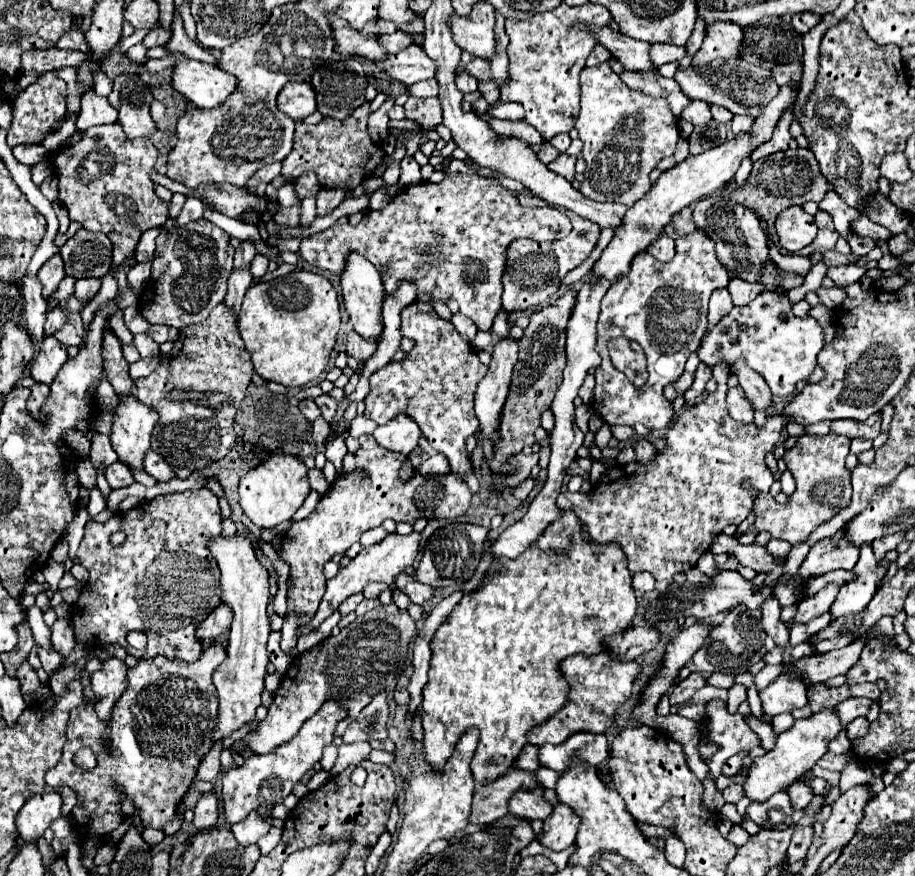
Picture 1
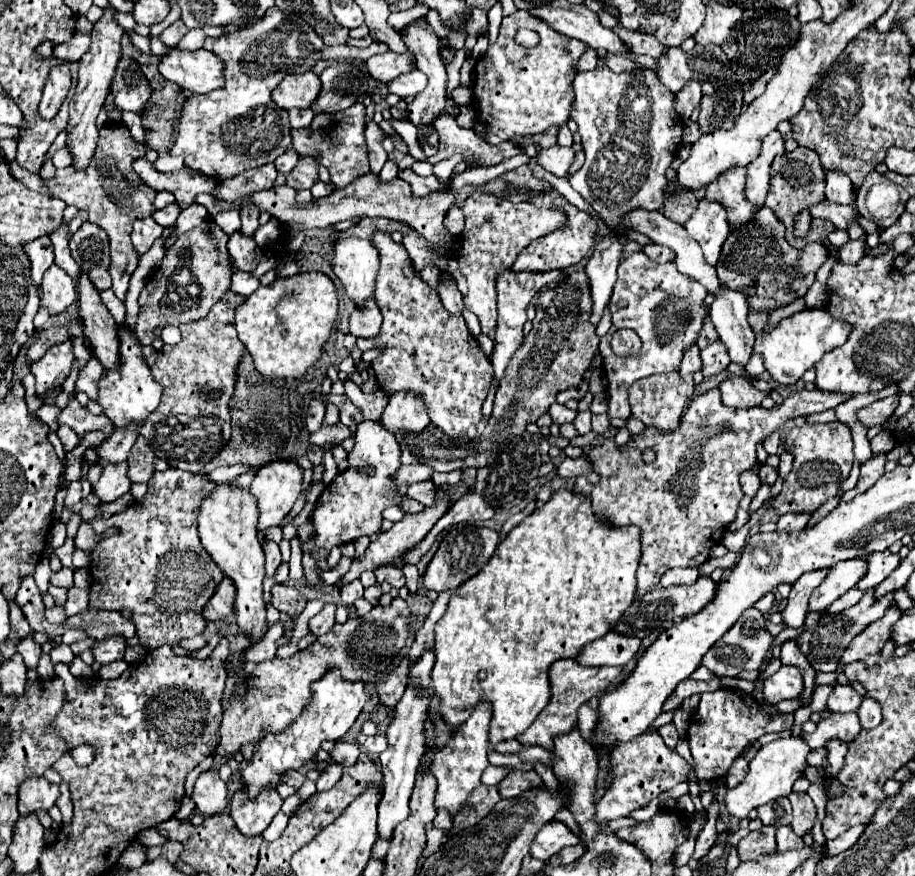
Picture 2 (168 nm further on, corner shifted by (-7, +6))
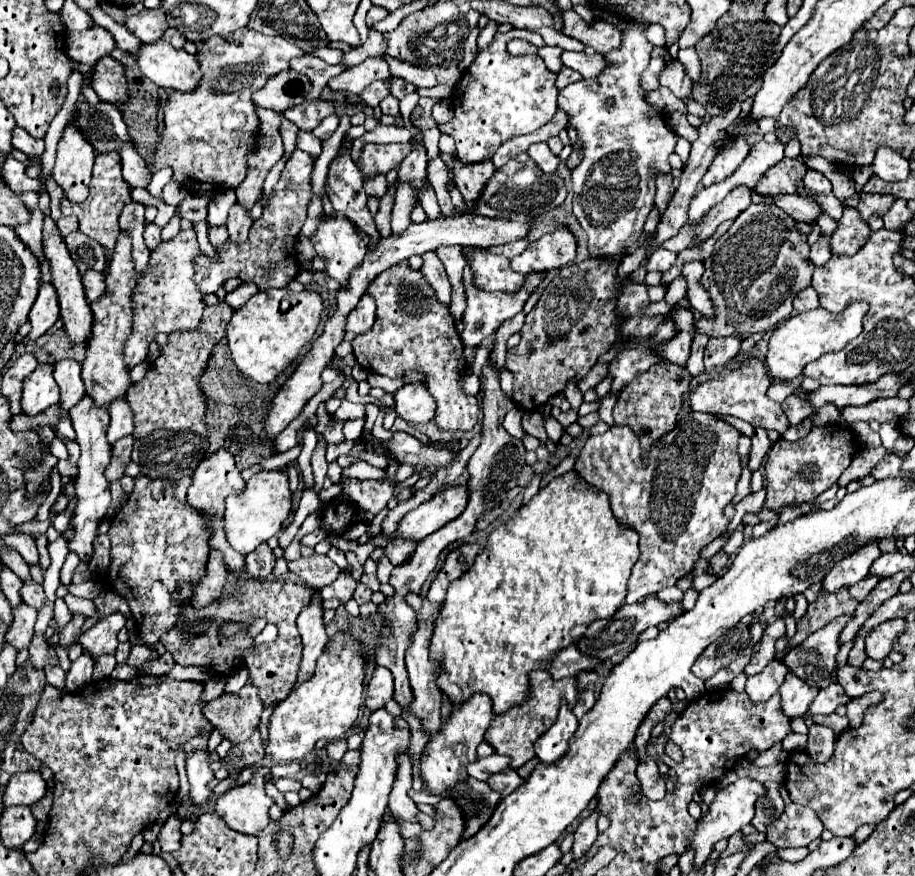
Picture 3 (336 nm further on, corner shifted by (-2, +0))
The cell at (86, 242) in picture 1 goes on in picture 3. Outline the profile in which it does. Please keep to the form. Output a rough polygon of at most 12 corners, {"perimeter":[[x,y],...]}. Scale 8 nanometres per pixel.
{"perimeter":[[83,232],[65,238],[79,272],[105,268],[105,250]]}

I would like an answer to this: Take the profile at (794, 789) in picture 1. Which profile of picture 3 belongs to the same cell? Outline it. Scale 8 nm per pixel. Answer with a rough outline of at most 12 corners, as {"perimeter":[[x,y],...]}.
{"perimeter":[[789,804],[767,830],[777,848],[809,846],[823,824],[809,806]]}

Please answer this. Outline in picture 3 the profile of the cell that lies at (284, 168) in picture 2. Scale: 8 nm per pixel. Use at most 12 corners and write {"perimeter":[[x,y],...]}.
{"perimeter":[[283,120],[281,138],[285,156],[297,148],[297,132],[293,122]]}

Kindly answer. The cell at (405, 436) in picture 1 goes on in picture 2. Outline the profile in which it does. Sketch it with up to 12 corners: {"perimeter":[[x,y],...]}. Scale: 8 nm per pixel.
{"perimeter":[[396,392],[382,414],[392,432],[424,430],[422,396]]}

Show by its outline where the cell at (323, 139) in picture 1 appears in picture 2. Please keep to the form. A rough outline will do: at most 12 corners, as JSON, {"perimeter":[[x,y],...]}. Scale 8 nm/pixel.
{"perimeter":[[366,108],[316,116],[292,130],[304,158],[322,154],[342,188],[370,172],[364,142]]}

